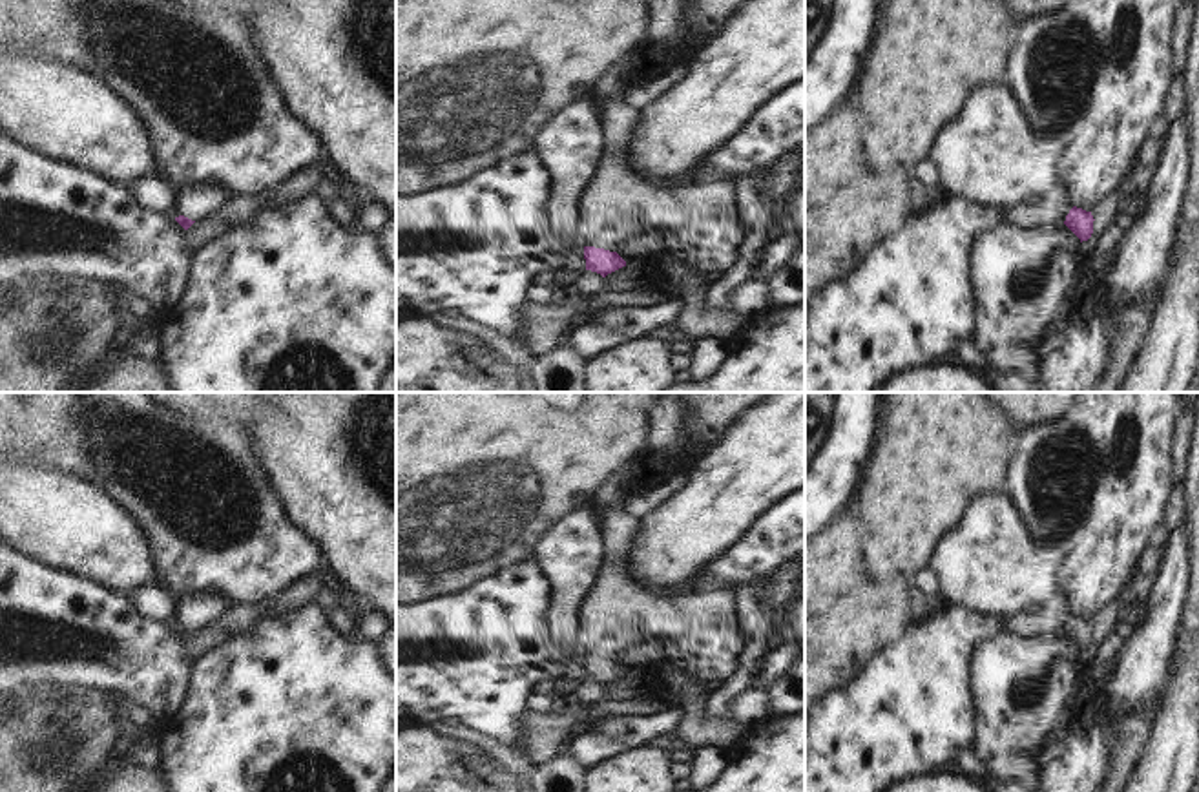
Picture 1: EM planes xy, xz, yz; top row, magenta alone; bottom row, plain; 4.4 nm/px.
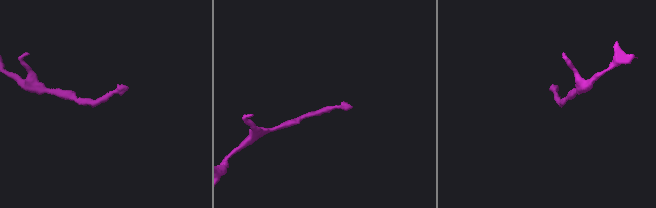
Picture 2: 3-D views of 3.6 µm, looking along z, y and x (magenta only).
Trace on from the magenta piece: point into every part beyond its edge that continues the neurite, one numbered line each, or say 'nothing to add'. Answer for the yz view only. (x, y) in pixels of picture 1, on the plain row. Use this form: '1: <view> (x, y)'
1: yz (1050, 621)

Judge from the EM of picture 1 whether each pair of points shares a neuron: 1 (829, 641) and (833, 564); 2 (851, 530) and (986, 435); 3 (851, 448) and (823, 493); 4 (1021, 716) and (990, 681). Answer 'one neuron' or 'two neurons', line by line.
1: one neuron
2: two neurons
3: one neuron
4: one neuron

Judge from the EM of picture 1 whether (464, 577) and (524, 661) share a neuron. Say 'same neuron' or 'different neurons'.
different neurons

